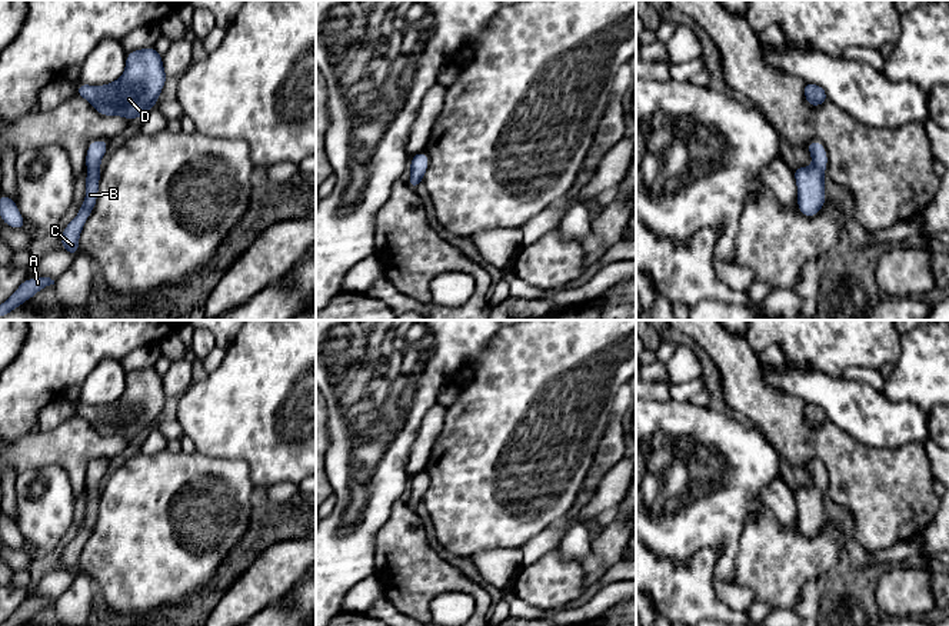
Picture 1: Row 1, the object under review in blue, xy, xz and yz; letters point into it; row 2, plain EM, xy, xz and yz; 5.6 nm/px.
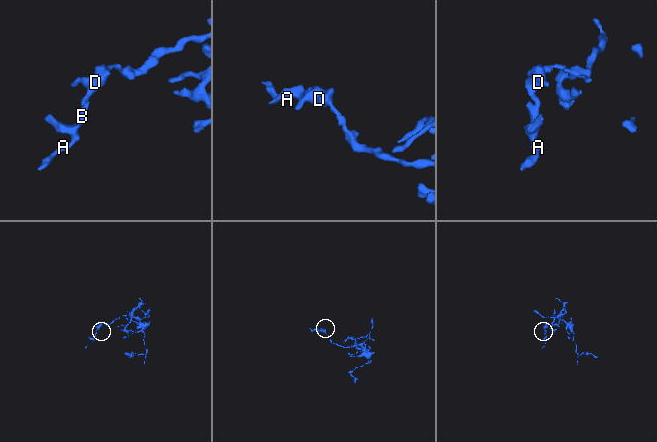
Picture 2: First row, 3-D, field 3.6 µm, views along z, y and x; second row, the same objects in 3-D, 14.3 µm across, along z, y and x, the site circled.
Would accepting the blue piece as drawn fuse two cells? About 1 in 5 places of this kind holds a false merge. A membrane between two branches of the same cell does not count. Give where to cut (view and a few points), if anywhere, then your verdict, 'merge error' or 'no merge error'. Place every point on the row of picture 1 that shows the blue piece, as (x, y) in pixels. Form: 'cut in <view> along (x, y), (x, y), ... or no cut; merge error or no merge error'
no cut; no merge error

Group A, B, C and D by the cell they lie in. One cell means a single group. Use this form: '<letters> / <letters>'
A B C D

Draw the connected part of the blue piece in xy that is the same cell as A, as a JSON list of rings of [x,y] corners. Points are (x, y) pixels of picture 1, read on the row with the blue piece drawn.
[[[34,277],[26,279],[17,290],[0,304],[0,319],[7,313],[16,310],[20,304],[31,299],[37,292],[43,290],[44,287],[54,284],[54,280],[50,277]]]

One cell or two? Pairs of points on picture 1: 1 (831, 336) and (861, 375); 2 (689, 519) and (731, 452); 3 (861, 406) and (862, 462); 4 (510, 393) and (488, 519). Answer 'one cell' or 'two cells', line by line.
1: two cells
2: one cell
3: two cells
4: one cell

